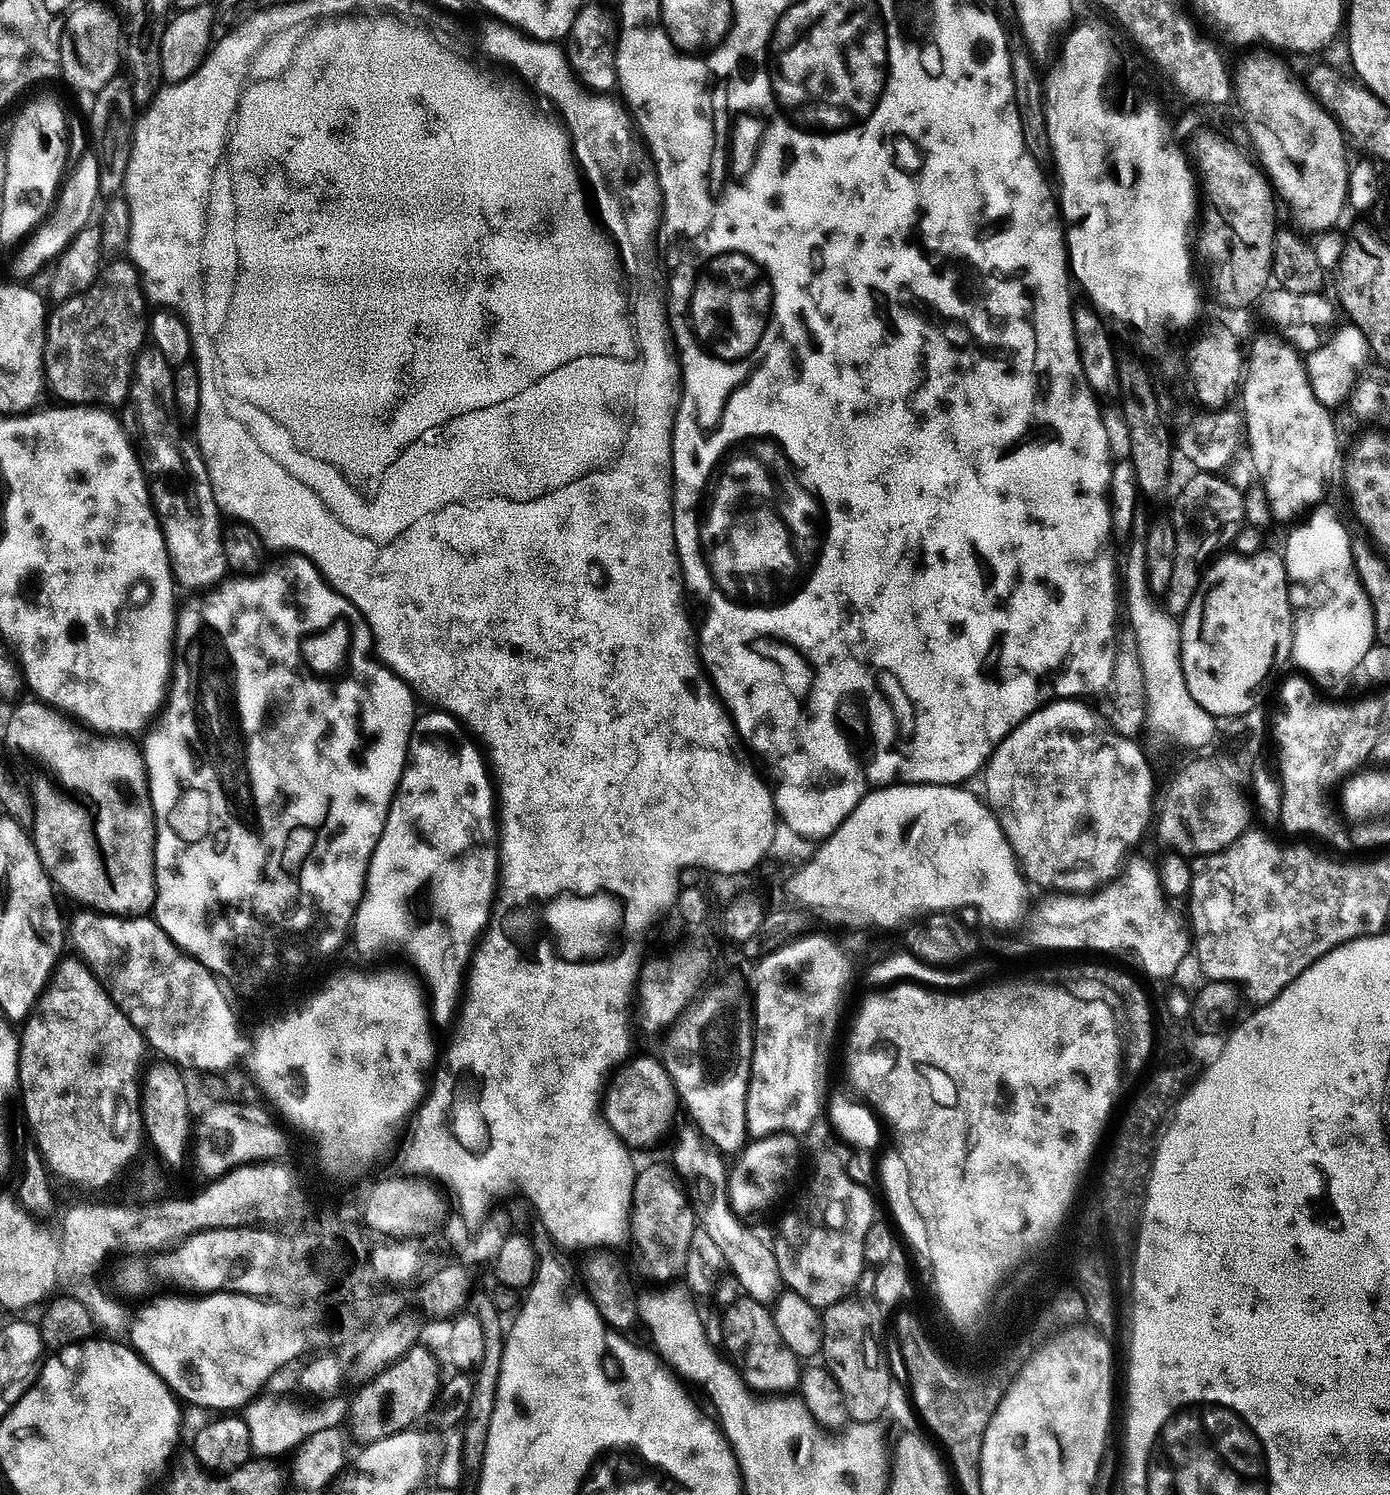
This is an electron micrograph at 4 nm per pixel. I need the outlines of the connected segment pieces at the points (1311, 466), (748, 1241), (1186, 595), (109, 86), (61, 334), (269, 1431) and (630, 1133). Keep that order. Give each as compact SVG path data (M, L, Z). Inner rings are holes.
M1275 331L1264 332L1253 338L1249 348L1247 345L1246 356L1242 387L1238 392L1239 402L1241 400L1244 403L1242 419L1246 429L1246 448L1252 451L1252 464L1256 467L1256 472L1260 475L1259 483L1263 485L1268 496L1271 515L1277 521L1291 521L1325 499L1324 479L1328 476L1328 467L1331 466L1332 455L1336 452L1336 424L1332 421L1333 413L1330 409L1318 402L1310 386L1305 357L1291 341L1285 340Z
M687 1122L681 1126L678 1132L678 1138L672 1150L673 1169L688 1182L686 1190L689 1200L694 1209L694 1214L697 1218L699 1227L704 1228L707 1234L710 1234L711 1240L718 1246L724 1255L724 1262L727 1269L736 1275L736 1280L740 1283L740 1292L745 1296L749 1296L751 1300L756 1300L760 1304L771 1305L776 1297L782 1291L782 1281L780 1278L780 1271L778 1270L778 1262L776 1261L776 1253L773 1245L768 1244L756 1232L751 1232L746 1225L743 1224L741 1217L732 1209L732 1203L728 1197L728 1173L729 1169L724 1168L725 1157L717 1152L696 1127L695 1123Z
M1197 471L1180 488L1172 504L1170 523L1174 530L1174 571L1170 573L1170 586L1166 593L1167 611L1183 614L1190 606L1200 585L1202 569L1221 551L1224 539L1235 541L1240 528L1245 527L1244 493L1236 489L1223 475Z
M119 77L111 79L98 93L90 108L90 134L92 150L99 162L98 178L101 197L111 198L117 195L124 186L126 166L129 165L132 153L132 134L135 128L135 118L138 114L133 100L133 89L123 86Z
M121 258L113 264L105 263L96 281L84 292L68 300L59 301L56 309L51 309L44 330L44 379L47 391L57 396L57 401L66 404L91 404L93 406L123 405L132 385L132 371L136 360L146 344L148 336L149 309L144 309L146 297L140 283L140 274L135 264ZM58 352L68 352L66 360L58 360Z
M341 1394L325 1397L321 1401L323 1403L315 1409L301 1409L288 1400L264 1395L253 1397L244 1408L244 1419L250 1430L253 1453L263 1459L272 1460L288 1451L295 1451L317 1432L341 1427L350 1414L350 1401L346 1396L340 1396Z
M655 1055L634 1056L625 1059L607 1081L602 1092L602 1111L605 1122L619 1134L629 1149L644 1150L669 1126L676 1114L676 1104L678 1108L678 1097L667 1068Z

